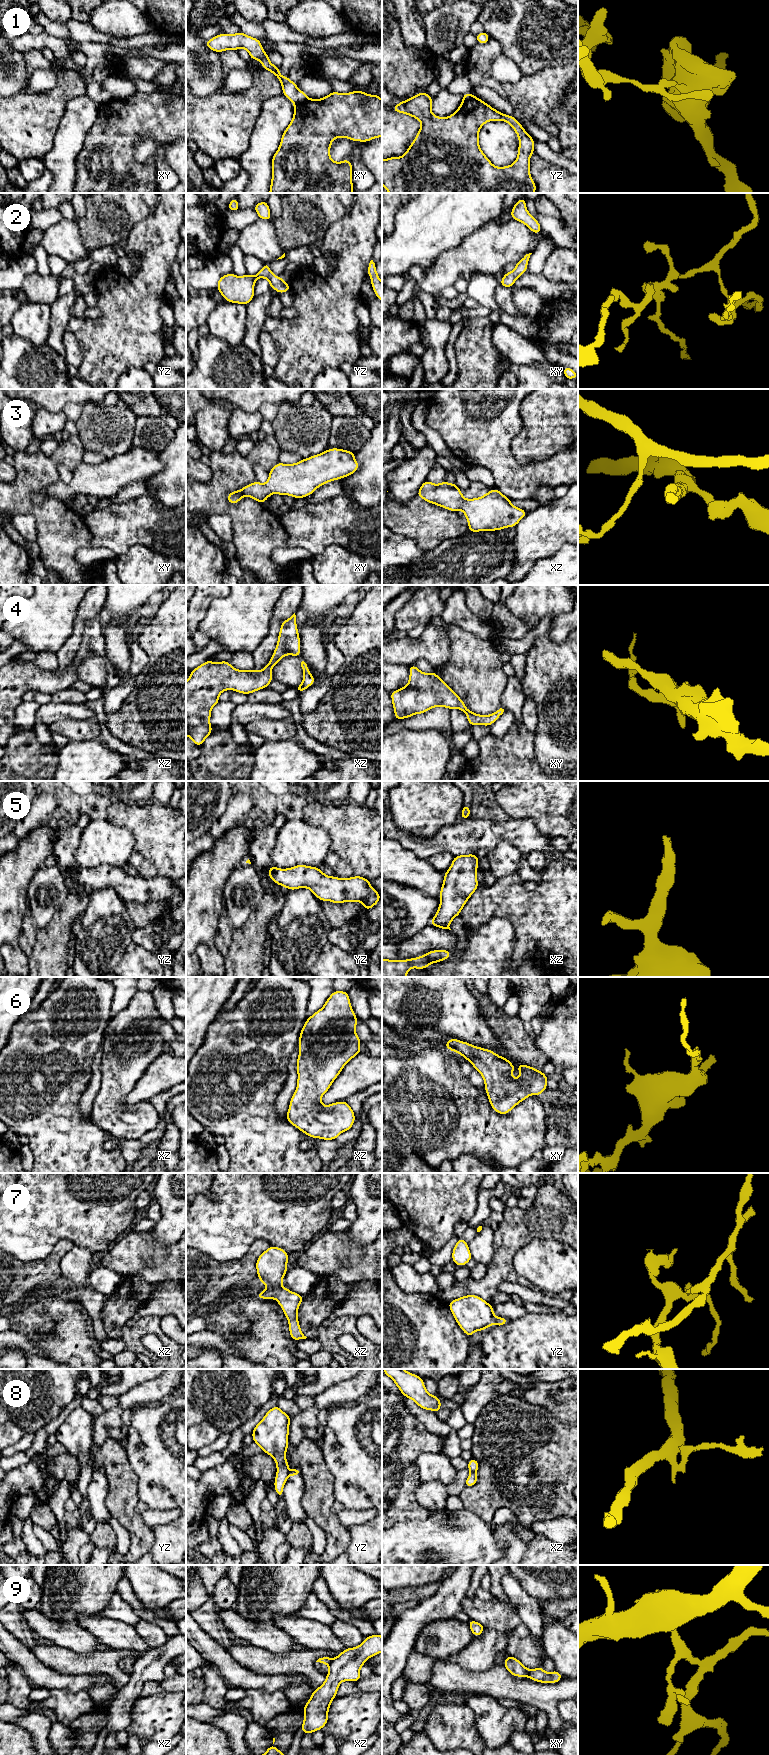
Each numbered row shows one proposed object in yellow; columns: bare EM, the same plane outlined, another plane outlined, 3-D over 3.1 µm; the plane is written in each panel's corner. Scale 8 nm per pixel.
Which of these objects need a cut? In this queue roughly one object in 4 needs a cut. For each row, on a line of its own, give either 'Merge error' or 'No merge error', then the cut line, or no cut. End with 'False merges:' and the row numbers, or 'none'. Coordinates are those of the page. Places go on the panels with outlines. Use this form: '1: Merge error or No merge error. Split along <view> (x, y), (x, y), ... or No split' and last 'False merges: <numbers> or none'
1: Merge error. Split along xy (308, 98), (294, 105)
2: No merge error. No split
3: No merge error. No split
4: No merge error. No split
5: No merge error. No split
6: No merge error. No split
7: Merge error. Split along xz (280, 1284), (269, 1287)
8: Merge error. Split along yz (288, 1471), (289, 1475)
9: Merge error. Split along xy (529, 1670), (526, 1676)
False merges: 1, 7, 8, 9

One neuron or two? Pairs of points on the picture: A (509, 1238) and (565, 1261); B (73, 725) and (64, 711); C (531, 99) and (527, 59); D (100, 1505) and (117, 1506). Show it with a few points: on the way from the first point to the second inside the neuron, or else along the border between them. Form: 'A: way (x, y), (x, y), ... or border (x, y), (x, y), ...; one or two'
A: border (548, 1239), (532, 1239), (520, 1247), (512, 1265); two
B: border (91, 717), (66, 717), (53, 721), (48, 726); two
C: border (551, 65), (522, 76); two
D: border (107, 1481), (107, 1507), (113, 1516); two

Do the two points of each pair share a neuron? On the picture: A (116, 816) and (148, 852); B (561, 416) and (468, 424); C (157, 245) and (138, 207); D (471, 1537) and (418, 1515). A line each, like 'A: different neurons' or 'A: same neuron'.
A: same neuron
B: different neurons
C: different neurons
D: different neurons

